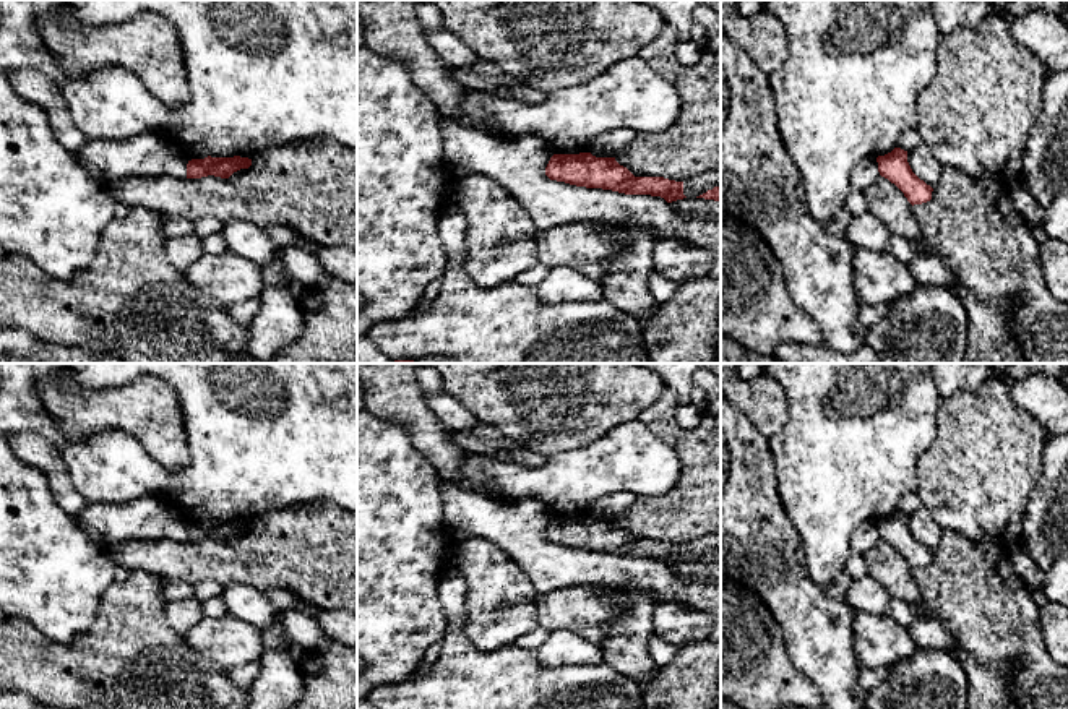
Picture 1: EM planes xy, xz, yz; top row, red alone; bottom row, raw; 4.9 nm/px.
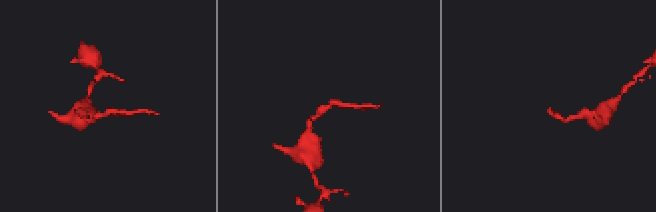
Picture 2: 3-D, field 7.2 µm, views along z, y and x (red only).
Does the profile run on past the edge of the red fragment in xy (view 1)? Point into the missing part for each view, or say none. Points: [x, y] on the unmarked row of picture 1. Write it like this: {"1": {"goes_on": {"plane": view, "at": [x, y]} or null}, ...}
{"1": {"goes_on": null}}

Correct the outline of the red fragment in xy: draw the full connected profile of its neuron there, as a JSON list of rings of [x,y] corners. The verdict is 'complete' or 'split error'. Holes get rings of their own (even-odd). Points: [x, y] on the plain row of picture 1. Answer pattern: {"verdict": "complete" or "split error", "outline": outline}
{"verdict": "complete", "outline": [[[205,521],[205,522],[192,522],[187,527],[187,542],[201,542],[208,539],[229,542],[234,535],[240,532],[248,532],[252,529],[252,522],[248,521]]]}

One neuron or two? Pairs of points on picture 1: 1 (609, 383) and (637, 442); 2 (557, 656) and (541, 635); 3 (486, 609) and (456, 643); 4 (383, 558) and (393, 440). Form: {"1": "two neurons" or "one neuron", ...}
{"1": "two neurons", "2": "two neurons", "3": "two neurons", "4": "one neuron"}

